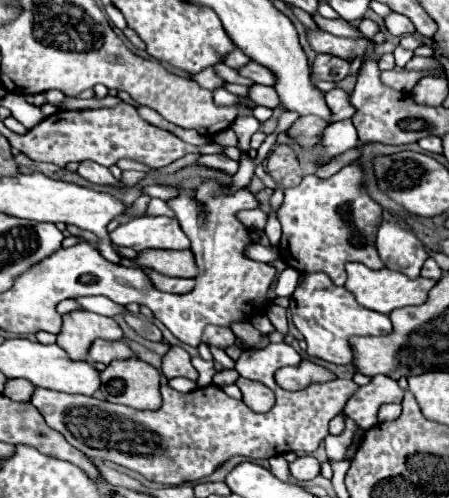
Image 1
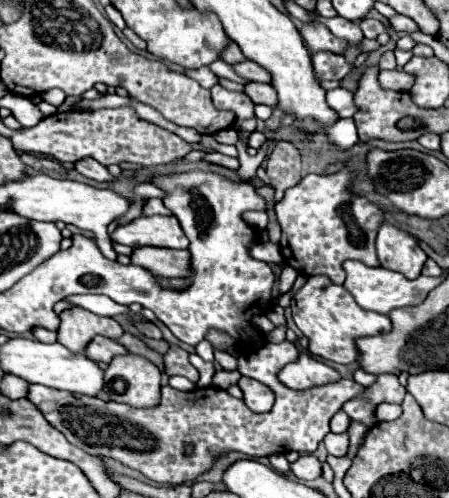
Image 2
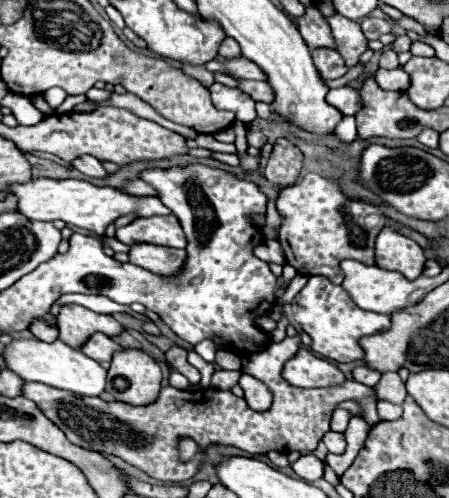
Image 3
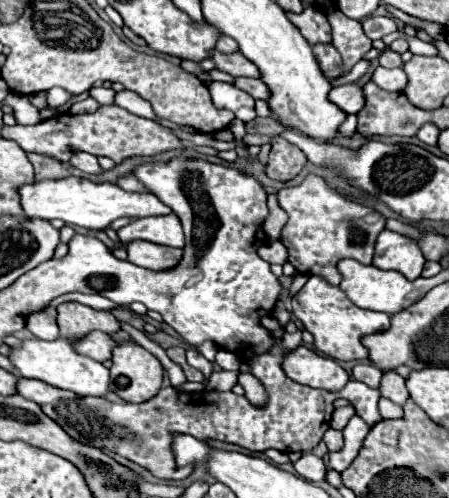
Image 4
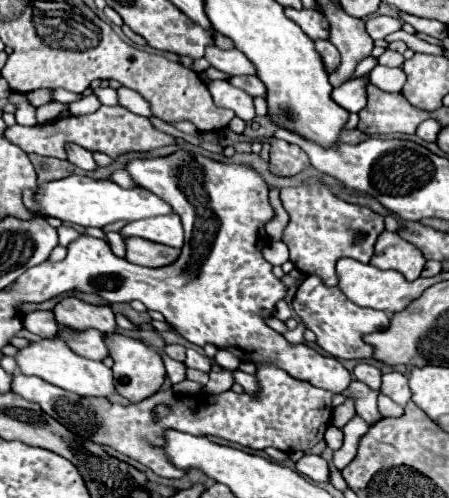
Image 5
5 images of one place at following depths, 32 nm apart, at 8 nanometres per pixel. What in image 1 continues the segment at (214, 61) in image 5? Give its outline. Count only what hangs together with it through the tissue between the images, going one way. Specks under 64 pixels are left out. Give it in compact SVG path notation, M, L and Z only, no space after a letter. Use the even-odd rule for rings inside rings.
M248 62L244 64L242 68L238 68L238 74L240 76L246 76L250 80L254 80L256 84L266 84L266 86L272 86L274 84L274 76L268 68L256 64L256 62Z

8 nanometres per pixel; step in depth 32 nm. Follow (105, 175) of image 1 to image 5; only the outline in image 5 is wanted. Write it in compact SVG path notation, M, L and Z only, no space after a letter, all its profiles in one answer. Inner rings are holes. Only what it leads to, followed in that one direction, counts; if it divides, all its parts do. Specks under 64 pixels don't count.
M68 144L68 160L76 166L80 166L82 170L94 170L96 168L96 162L92 158L92 154L86 150L86 148L80 148L76 144Z

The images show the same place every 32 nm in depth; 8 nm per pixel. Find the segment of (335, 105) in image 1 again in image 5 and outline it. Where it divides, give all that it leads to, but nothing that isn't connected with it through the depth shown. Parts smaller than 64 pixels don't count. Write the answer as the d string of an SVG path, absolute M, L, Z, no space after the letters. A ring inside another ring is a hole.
M366 76L348 80L340 88L332 90L332 100L336 104L340 104L342 108L346 108L348 112L360 112L364 108L366 100L368 100L366 86L368 86L368 78Z

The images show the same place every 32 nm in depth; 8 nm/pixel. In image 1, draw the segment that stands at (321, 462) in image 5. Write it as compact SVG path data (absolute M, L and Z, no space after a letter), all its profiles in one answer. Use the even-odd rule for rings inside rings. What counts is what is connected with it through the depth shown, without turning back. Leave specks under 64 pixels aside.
M300 456L290 464L290 474L298 482L314 480L320 474L320 462L314 456Z

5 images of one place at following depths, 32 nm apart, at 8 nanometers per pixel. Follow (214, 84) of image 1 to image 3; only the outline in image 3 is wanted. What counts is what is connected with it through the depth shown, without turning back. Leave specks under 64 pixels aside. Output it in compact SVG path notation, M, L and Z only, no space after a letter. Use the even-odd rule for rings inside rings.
M183 64L182 70L188 76L194 76L200 84L204 84L206 88L214 82L214 76L212 76L212 72L208 72L204 66L196 66L190 64Z

